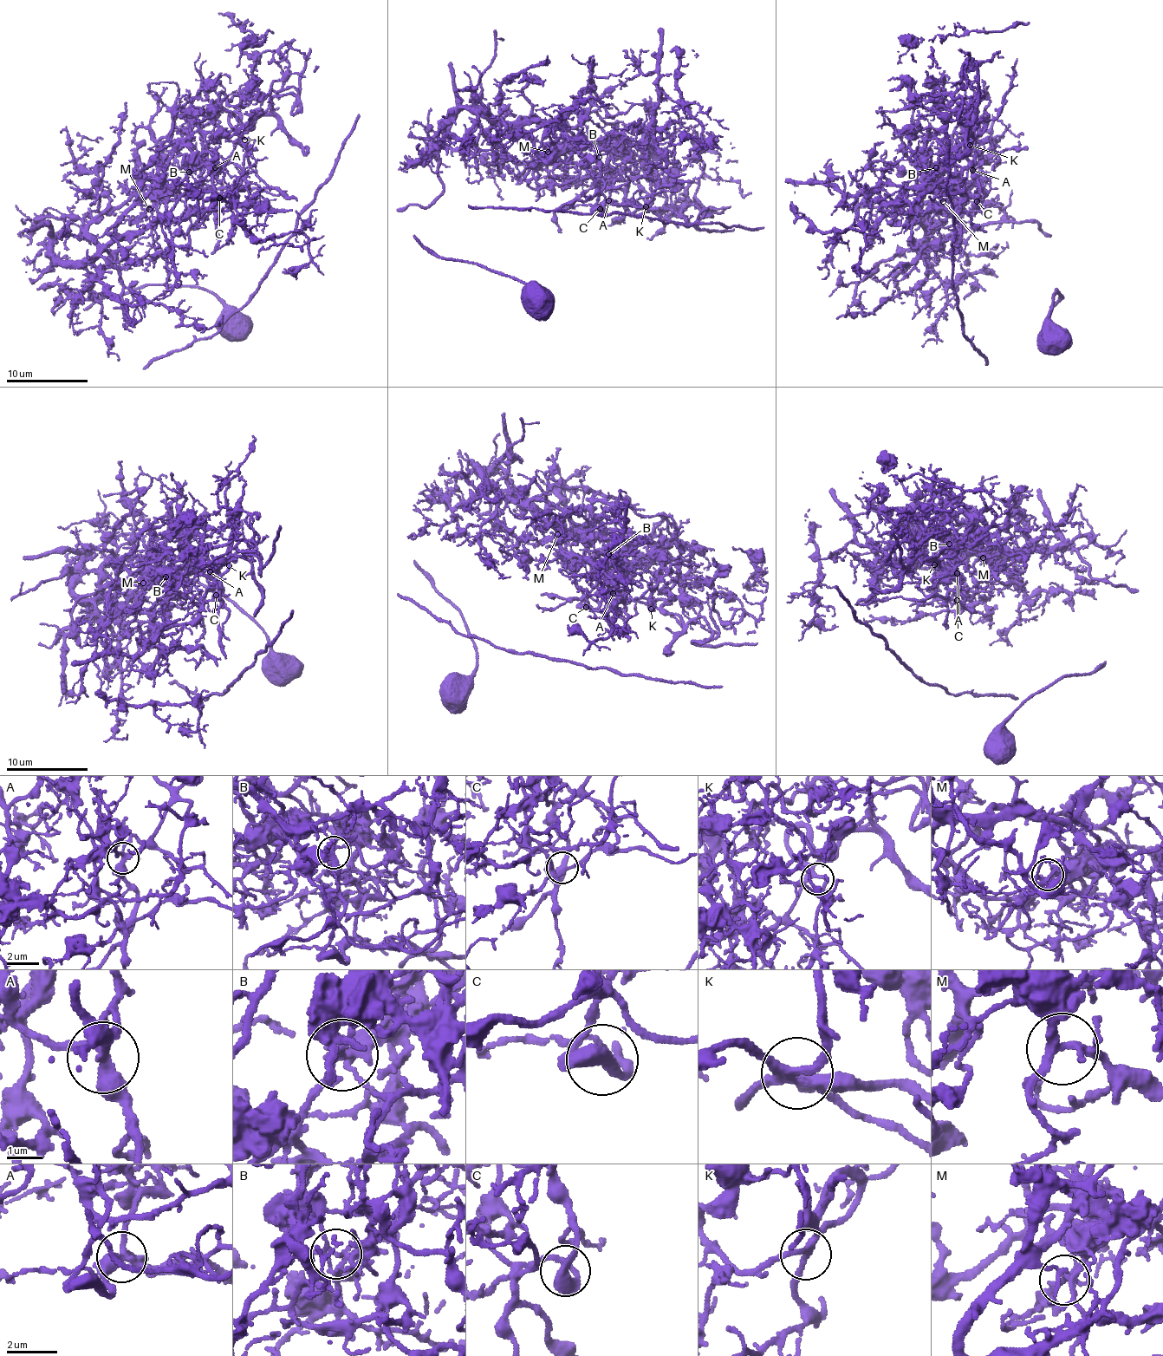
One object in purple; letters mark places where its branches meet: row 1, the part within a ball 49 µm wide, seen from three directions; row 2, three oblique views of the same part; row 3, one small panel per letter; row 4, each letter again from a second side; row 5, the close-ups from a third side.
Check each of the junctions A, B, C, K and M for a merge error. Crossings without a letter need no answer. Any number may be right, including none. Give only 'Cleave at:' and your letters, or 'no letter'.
Cleave at: B, C

